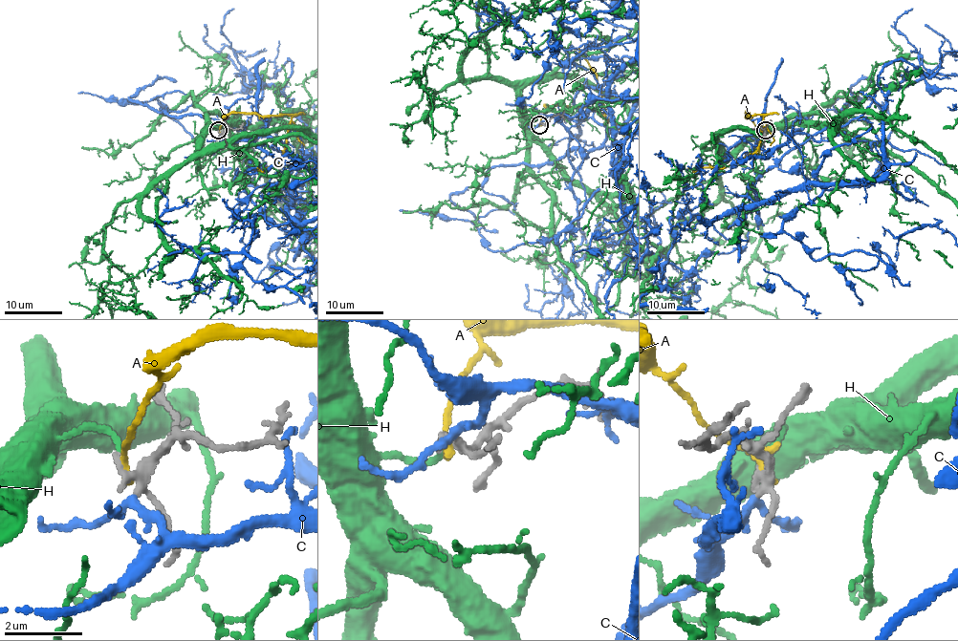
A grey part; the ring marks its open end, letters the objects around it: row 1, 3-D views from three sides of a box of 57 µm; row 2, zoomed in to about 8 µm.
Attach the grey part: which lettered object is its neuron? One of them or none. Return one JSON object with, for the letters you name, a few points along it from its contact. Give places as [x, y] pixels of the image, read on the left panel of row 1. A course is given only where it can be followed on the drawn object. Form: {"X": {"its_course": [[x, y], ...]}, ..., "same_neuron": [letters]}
{"same_neuron": ["H"]}

